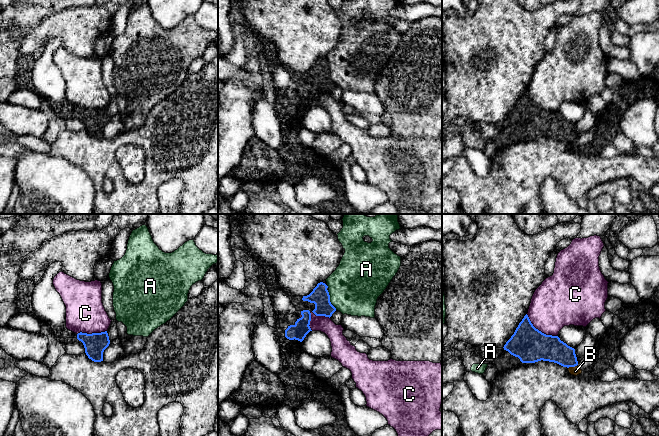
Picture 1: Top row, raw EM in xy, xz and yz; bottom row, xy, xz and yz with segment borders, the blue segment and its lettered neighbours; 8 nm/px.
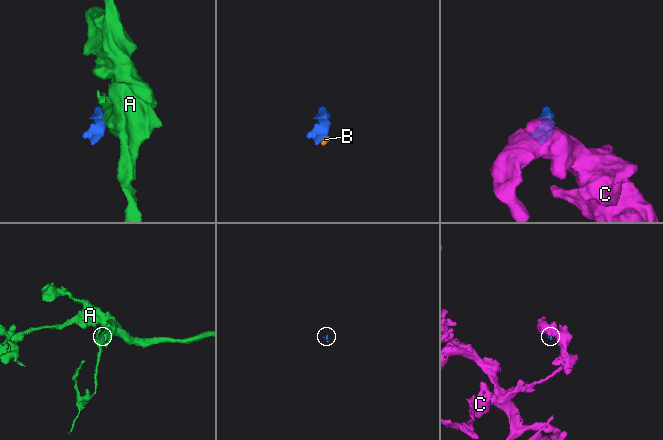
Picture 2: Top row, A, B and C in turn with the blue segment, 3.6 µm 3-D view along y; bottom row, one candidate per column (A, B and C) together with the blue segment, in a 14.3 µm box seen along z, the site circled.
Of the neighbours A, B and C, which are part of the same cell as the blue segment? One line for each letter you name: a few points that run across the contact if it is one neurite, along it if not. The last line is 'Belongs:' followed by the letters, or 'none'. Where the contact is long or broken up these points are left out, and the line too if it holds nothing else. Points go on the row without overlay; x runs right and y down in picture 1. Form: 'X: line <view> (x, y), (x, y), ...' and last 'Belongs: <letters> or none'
B: line yz (550, 124), (557, 127), (572, 142), (575, 147)
Belongs: B

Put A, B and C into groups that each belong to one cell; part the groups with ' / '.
A / B / C

